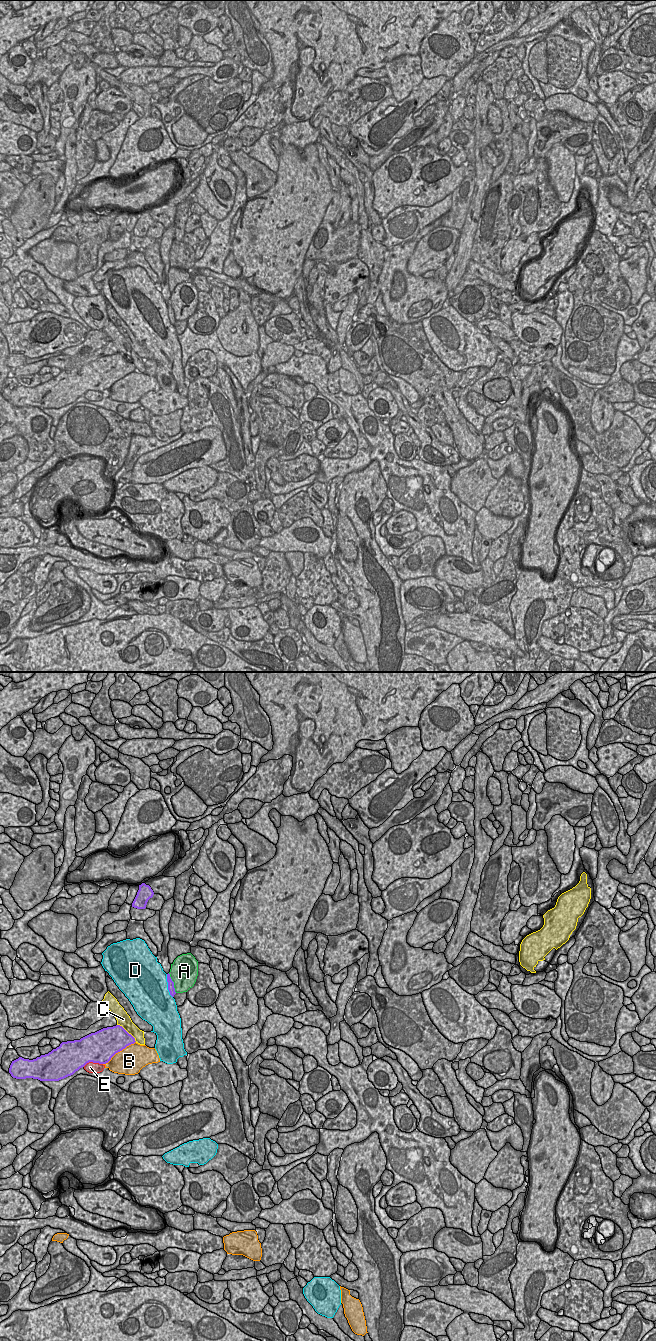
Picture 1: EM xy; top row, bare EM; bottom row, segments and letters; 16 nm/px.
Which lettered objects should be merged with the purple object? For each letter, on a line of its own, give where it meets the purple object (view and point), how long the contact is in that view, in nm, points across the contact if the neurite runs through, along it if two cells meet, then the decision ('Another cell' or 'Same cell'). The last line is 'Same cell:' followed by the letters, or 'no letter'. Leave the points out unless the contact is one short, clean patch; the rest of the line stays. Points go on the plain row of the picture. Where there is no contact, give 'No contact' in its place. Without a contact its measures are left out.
A: Touches purple at xy (173, 311). Shared border 340 nm. Another cell
B: Touches purple at xy (119, 379). Shared border 650 nm. Another cell
C: Touches purple at xy (126, 359). Shared border 420 nm. Another cell
D: Touches purple at xy (168, 314). Shared border 400 nm. Another cell
E: Touches purple at xy (92, 389). Shared border 320 nm. Another cell
Same cell: no letter

